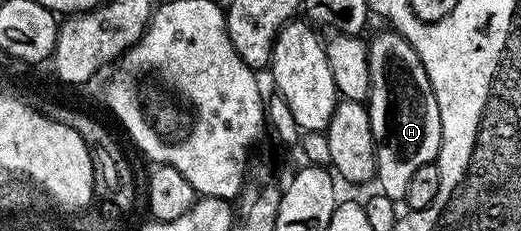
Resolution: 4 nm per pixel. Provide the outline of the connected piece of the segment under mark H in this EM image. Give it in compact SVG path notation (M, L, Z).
M388 31L389 33L381 33L374 41L368 42L369 47L369 95L367 98L367 108L369 110L369 118L371 119L371 135L375 143L375 159L377 160L377 176L376 184L379 191L383 195L387 195L395 203L404 202L407 195L407 187L411 184L411 179L415 176L415 171L419 171L419 167L431 165L436 162L439 155L439 143L441 142L441 124L439 123L439 103L435 103L435 95L431 87L431 79L427 79L427 71L423 67L423 63L419 59L419 55L411 47L411 43L407 43L407 39L402 37L396 31Z

